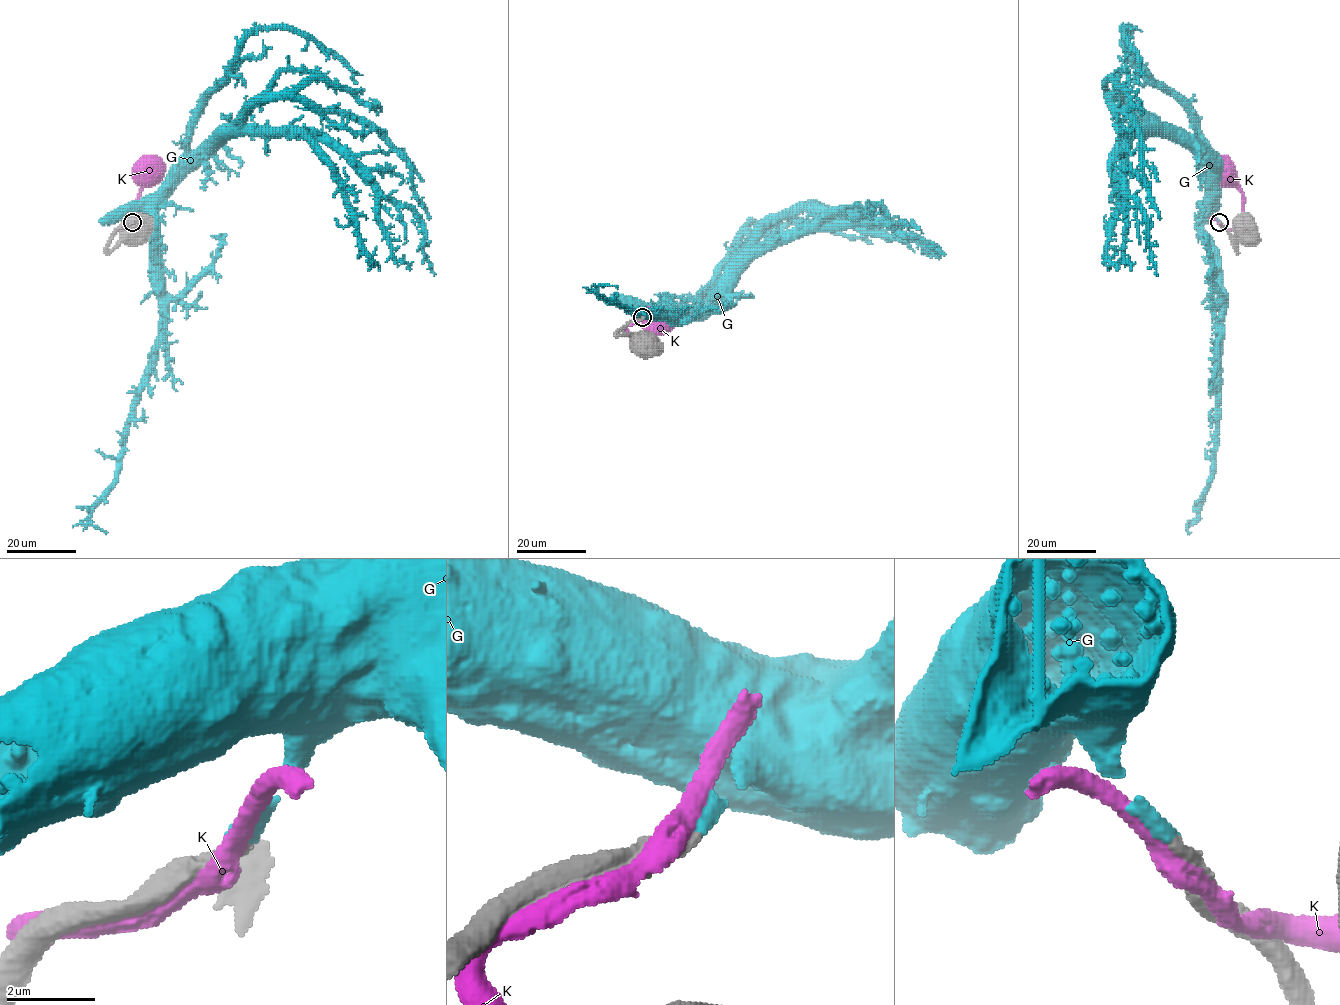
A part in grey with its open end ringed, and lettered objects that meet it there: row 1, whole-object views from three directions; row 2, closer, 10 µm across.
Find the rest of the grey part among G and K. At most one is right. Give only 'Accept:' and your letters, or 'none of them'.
Accept: G

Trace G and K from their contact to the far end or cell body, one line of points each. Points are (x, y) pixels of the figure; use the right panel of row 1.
G: (1220, 222), (1210, 210), (1210, 164), (1166, 126)
K: (1222, 225), (1233, 228), (1240, 223), (1242, 190), (1213, 157)

